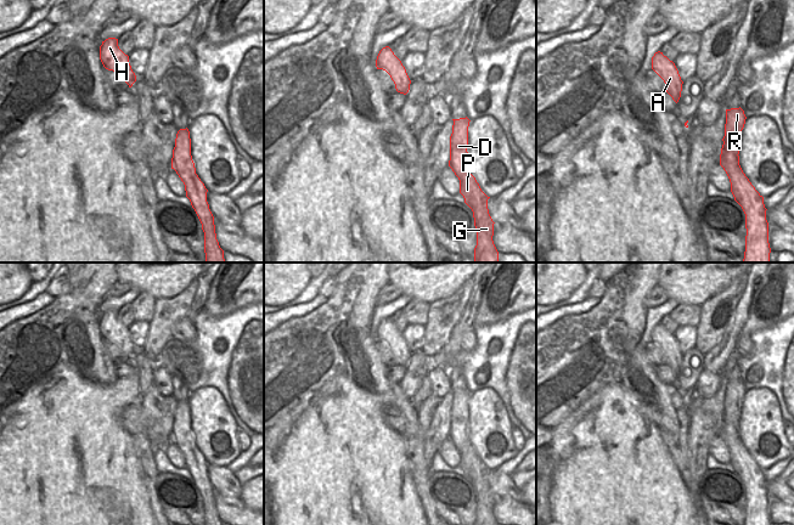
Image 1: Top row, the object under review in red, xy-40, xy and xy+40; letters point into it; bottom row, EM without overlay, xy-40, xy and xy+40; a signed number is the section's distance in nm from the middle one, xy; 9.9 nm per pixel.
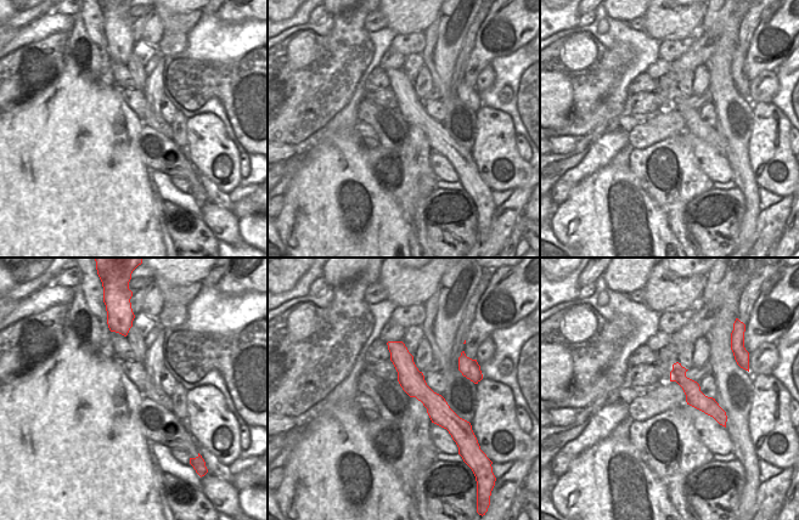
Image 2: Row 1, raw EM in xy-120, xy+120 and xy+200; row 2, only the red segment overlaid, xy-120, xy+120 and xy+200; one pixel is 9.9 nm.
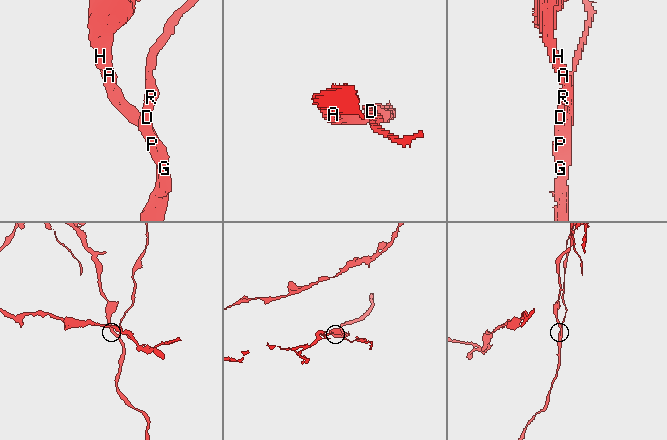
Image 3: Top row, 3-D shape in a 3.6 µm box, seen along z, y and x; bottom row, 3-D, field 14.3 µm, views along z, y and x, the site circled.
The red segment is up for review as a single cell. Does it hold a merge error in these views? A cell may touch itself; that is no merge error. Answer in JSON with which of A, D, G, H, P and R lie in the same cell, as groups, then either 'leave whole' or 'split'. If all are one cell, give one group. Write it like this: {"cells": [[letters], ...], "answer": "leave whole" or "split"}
{"cells": [["A", "G", "H", "P"], ["D", "R"]], "answer": "split"}

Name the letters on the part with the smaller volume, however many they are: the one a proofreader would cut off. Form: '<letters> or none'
D, R

